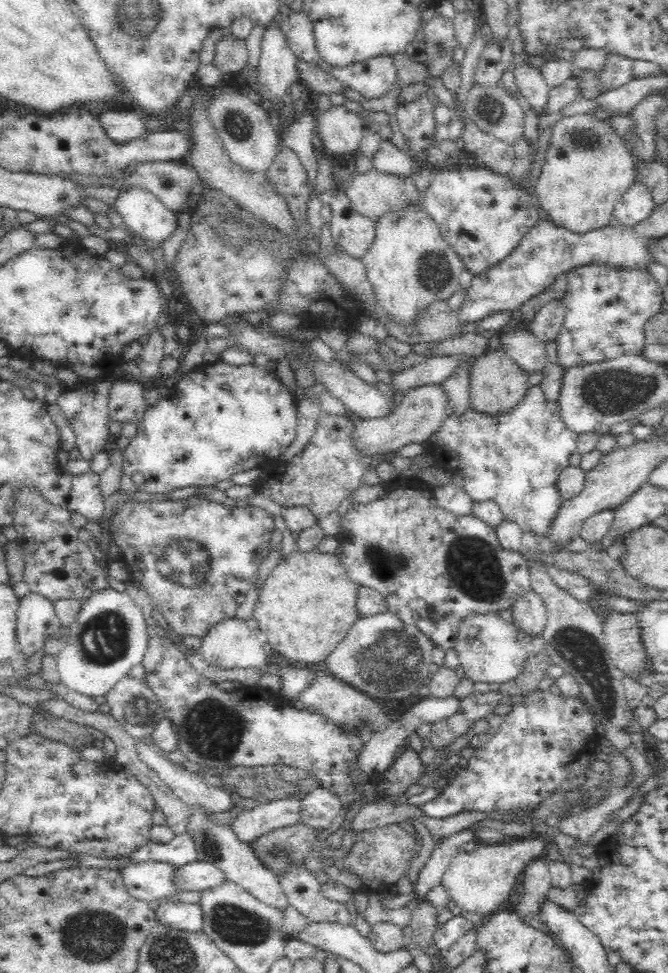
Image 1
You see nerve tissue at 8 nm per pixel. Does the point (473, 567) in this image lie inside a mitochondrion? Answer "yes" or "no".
yes

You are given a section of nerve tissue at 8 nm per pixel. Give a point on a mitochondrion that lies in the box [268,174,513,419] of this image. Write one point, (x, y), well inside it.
(434, 269)

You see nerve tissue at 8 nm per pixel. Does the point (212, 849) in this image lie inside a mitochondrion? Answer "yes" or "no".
yes

